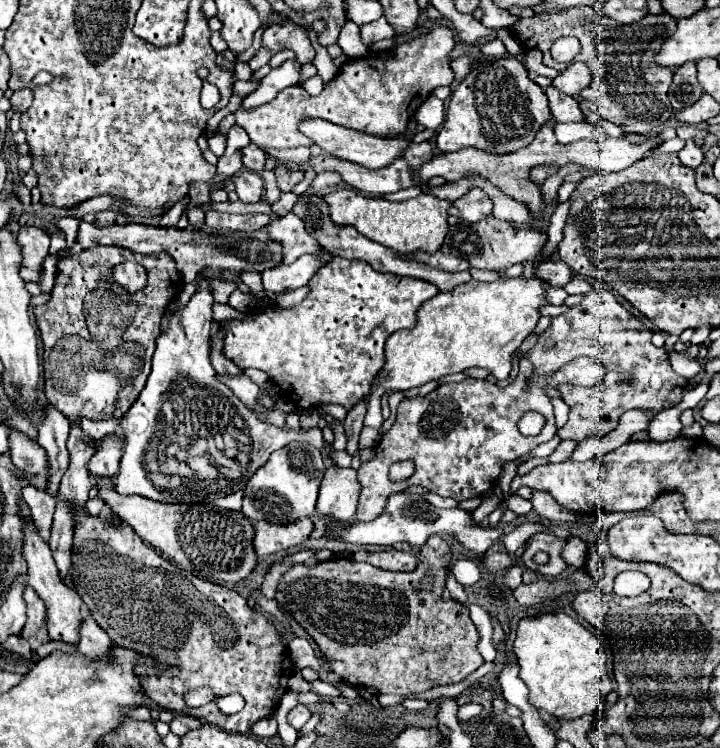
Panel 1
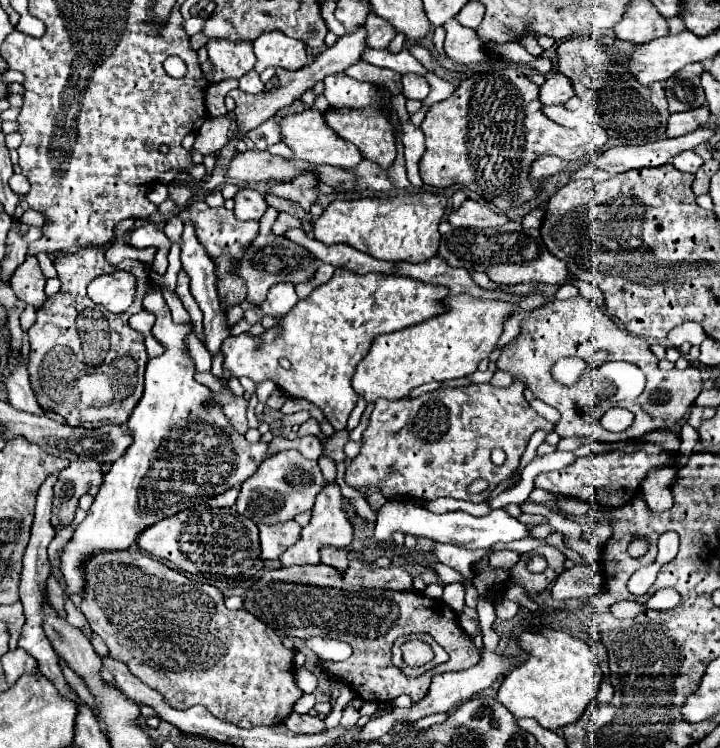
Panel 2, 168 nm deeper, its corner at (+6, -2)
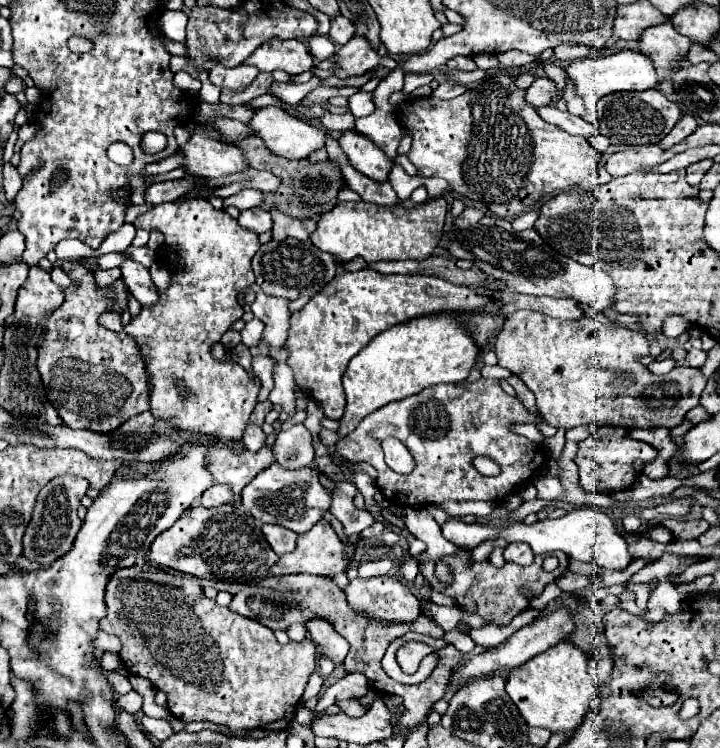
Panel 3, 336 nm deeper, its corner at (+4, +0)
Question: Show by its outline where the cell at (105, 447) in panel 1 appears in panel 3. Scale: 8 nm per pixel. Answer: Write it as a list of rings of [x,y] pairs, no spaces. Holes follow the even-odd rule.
[[[58,476],[58,478],[50,480],[50,484],[44,486],[44,490],[40,490],[32,520],[24,534],[24,556],[28,560],[38,562],[44,568],[48,568],[48,564],[52,564],[52,560],[64,556],[64,552],[68,552],[72,548],[72,540],[76,538],[76,532],[82,526],[76,510],[80,506],[80,498],[86,494],[88,486],[90,486],[88,480],[82,476]]]

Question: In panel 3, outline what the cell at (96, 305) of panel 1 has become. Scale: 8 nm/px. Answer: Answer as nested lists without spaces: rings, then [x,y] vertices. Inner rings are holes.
[[[64,260],[60,264],[60,268],[68,274],[68,278],[74,282],[74,286],[64,288],[62,306],[56,312],[52,312],[46,320],[46,326],[40,334],[36,366],[40,372],[42,386],[46,390],[46,398],[56,408],[56,412],[60,414],[64,424],[70,428],[92,428],[94,426],[94,432],[104,434],[104,432],[110,432],[112,428],[118,428],[124,420],[150,408],[148,406],[148,386],[146,386],[146,364],[138,350],[136,340],[130,336],[120,340],[118,332],[108,330],[102,324],[98,324],[100,314],[106,308],[110,308],[108,304],[104,304],[104,294],[110,294],[110,292],[116,294],[116,302],[112,304],[112,310],[122,314],[128,308],[130,290],[122,278],[118,278],[114,284],[110,284],[108,292],[102,290],[102,286],[96,284],[92,268],[78,260]]]

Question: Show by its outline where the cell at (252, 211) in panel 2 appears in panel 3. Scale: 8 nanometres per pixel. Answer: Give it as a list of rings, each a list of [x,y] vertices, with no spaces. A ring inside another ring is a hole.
[[[256,206],[256,208],[240,212],[238,224],[242,228],[248,228],[248,230],[254,230],[254,232],[262,234],[262,232],[266,232],[266,230],[272,228],[272,216],[270,216],[268,210],[262,210],[260,206]]]

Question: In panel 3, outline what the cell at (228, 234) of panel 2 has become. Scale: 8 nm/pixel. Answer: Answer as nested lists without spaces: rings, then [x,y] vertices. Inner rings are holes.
[[[200,196],[158,204],[142,214],[134,226],[156,228],[164,234],[164,252],[158,258],[172,270],[172,286],[160,290],[160,304],[156,308],[142,308],[140,316],[132,318],[128,326],[122,326],[120,314],[112,310],[100,316],[100,324],[106,324],[110,330],[124,330],[136,338],[142,358],[150,366],[148,372],[152,374],[154,390],[150,406],[154,418],[170,418],[182,430],[240,440],[258,402],[260,382],[248,376],[240,364],[214,360],[210,348],[244,314],[236,296],[238,288],[254,284],[250,260],[260,248],[260,240],[256,232],[240,228],[236,218],[212,208]],[[180,382],[192,392],[186,400],[180,398]]]

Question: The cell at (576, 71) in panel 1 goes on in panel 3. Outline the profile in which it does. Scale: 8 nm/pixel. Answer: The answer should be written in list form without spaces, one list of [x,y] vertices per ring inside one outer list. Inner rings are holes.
[[[536,78],[534,84],[526,90],[526,102],[540,108],[548,106],[558,94],[558,86],[550,78]]]

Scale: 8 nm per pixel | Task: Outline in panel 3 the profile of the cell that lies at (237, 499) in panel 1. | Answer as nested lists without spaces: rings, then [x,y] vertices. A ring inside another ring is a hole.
[[[214,484],[210,486],[204,496],[202,496],[202,506],[206,508],[216,508],[216,506],[222,506],[222,504],[228,504],[234,500],[234,492],[232,488],[226,488],[224,484]]]

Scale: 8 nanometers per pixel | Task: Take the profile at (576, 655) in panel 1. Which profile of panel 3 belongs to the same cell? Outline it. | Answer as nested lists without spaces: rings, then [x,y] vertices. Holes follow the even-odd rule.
[[[558,642],[528,664],[514,668],[506,682],[506,694],[518,706],[528,726],[542,726],[550,732],[572,732],[582,724],[590,702],[598,696],[596,678],[590,674],[588,658],[574,644]]]

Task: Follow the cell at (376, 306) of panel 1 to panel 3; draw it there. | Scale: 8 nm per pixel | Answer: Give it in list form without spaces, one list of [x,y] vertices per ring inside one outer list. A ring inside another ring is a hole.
[[[364,268],[360,272],[342,272],[336,274],[320,292],[316,292],[302,310],[292,314],[290,334],[284,346],[288,350],[288,366],[294,372],[296,384],[302,390],[308,390],[308,394],[322,404],[328,418],[340,420],[346,408],[342,376],[350,358],[356,356],[376,334],[416,316],[458,310],[468,312],[464,322],[468,324],[476,344],[482,348],[488,336],[498,332],[504,322],[502,316],[494,316],[488,310],[484,316],[474,314],[476,308],[486,308],[486,302],[488,296],[478,294],[474,288],[456,286],[436,276],[384,276],[372,268]]]

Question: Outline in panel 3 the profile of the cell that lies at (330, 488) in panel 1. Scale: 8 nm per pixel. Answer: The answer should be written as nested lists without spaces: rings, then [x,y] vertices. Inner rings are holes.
[[[320,520],[314,524],[308,532],[298,536],[296,550],[290,554],[284,554],[272,568],[270,572],[274,576],[282,574],[298,574],[298,572],[308,572],[308,574],[318,574],[318,576],[334,576],[336,572],[344,570],[350,564],[350,558],[346,554],[346,544],[336,536],[332,524],[328,520]]]

